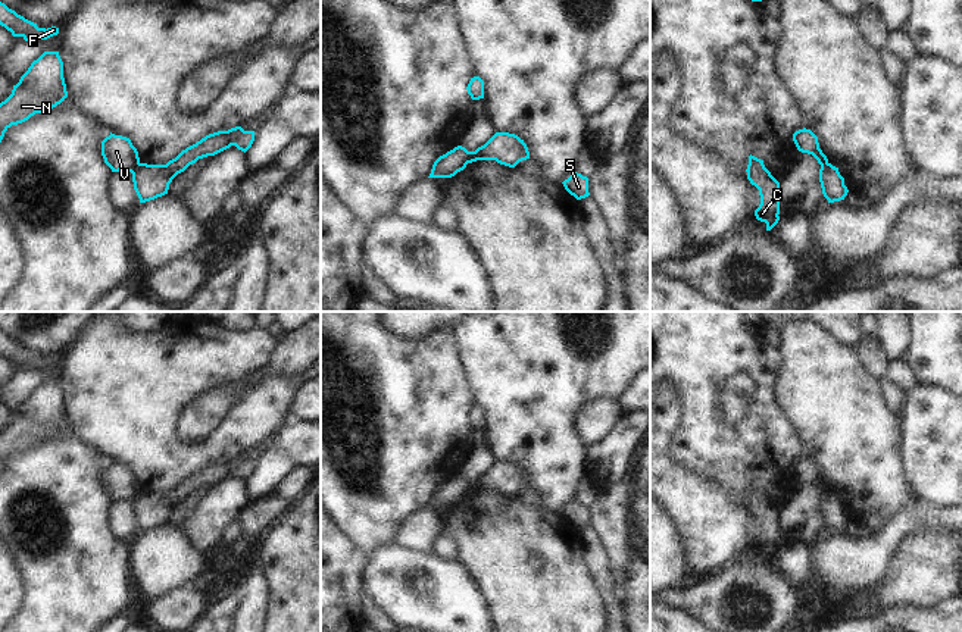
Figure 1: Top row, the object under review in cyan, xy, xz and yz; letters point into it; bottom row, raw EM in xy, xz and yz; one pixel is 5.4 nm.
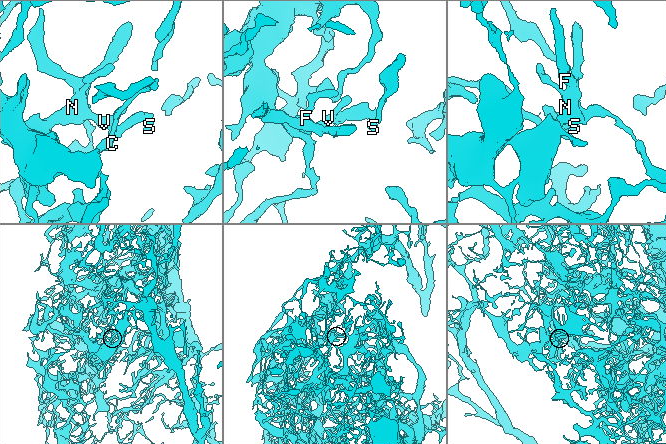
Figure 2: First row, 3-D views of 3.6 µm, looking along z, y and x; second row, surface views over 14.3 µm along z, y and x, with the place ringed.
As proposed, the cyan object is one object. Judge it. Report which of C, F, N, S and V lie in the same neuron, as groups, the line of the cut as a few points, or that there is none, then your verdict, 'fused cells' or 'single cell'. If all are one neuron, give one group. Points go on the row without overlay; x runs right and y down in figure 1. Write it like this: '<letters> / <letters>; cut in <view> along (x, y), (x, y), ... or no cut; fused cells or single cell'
C F N V / S; cut in xz along (471, 481), (468, 491); fused cells

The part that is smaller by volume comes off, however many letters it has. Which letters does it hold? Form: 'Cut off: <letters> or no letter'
Cut off: S

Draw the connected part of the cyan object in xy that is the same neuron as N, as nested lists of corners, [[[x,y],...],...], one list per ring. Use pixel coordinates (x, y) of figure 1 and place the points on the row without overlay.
[[[44,381],[0,432],[0,472],[12,456],[56,437],[68,426],[59,381]]]

